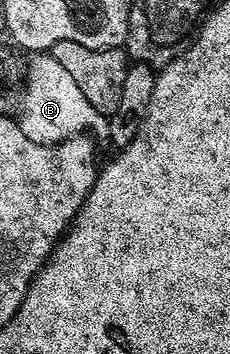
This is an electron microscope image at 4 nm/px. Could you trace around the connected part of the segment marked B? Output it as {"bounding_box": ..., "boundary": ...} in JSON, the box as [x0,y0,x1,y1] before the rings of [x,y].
{"bounding_box":[20,53,110,143],"boundary":[[[38,53],[24,71],[24,94],[20,99],[22,132],[37,143],[63,143],[74,135],[89,133],[91,136],[109,136],[110,125],[107,116],[101,115],[92,105],[88,105],[88,97],[72,81],[72,76],[62,68],[60,63],[48,53]]]}

